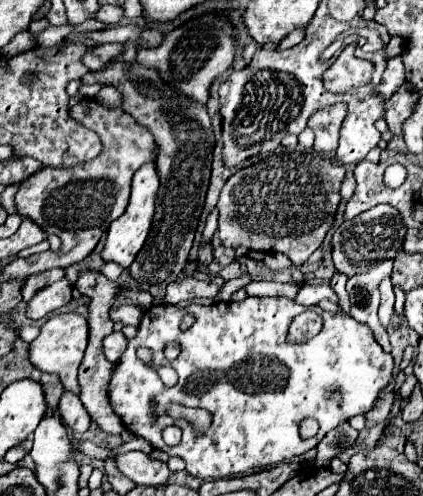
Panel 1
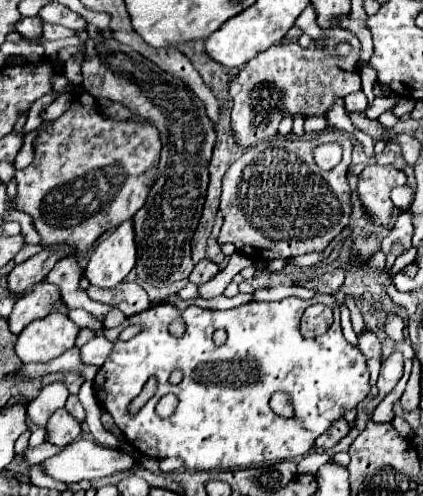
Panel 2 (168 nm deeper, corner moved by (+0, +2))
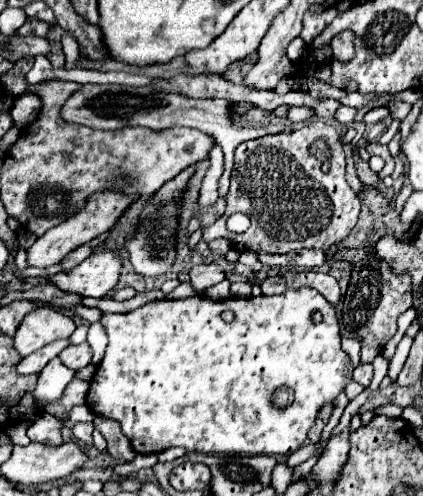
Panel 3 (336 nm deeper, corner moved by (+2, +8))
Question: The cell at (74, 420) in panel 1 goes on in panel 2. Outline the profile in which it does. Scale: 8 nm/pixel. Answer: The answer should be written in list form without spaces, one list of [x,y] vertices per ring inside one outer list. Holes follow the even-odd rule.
[[[60,408],[54,412],[54,416],[48,420],[46,428],[46,440],[58,446],[68,446],[76,440],[76,436],[82,432],[82,424],[66,410]]]

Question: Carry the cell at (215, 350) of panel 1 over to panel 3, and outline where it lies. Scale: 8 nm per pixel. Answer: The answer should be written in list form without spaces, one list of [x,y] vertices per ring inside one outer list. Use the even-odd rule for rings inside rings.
[[[298,288],[298,290],[286,290],[284,294],[278,296],[256,296],[256,298],[228,298],[228,300],[220,300],[214,302],[206,296],[190,296],[184,300],[154,300],[148,302],[144,306],[140,306],[134,312],[128,314],[104,314],[100,320],[108,332],[108,346],[106,346],[106,354],[90,382],[90,392],[86,398],[88,408],[94,414],[100,414],[104,418],[116,420],[122,426],[124,436],[130,440],[132,448],[140,454],[158,454],[166,448],[172,446],[182,446],[188,452],[204,452],[204,454],[240,454],[240,456],[254,456],[254,454],[292,454],[294,450],[298,450],[304,440],[308,438],[308,430],[314,424],[318,410],[326,404],[332,402],[340,390],[346,388],[346,384],[352,380],[352,362],[348,358],[348,354],[340,348],[340,334],[338,334],[338,318],[334,312],[334,306],[328,304],[328,300],[324,300],[316,290],[312,288]],[[224,310],[232,310],[236,314],[236,318],[226,324],[220,314]],[[314,312],[322,312],[322,322],[312,322],[312,314]],[[280,386],[288,386],[296,392],[296,400],[286,406],[286,408],[278,408],[272,402],[272,394],[274,390],[278,390]]]

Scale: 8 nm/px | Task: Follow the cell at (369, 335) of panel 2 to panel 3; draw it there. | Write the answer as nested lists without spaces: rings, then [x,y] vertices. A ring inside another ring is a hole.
[[[360,364],[356,370],[354,370],[354,376],[352,376],[358,384],[362,384],[364,388],[370,386],[370,380],[372,380],[372,364]]]

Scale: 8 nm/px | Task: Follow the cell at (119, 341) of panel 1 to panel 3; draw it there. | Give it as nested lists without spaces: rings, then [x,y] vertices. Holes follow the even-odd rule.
[[[84,342],[84,344],[78,344],[78,346],[68,346],[66,350],[60,352],[60,360],[64,366],[72,368],[74,372],[88,366],[90,360],[92,360],[92,350],[90,346]]]

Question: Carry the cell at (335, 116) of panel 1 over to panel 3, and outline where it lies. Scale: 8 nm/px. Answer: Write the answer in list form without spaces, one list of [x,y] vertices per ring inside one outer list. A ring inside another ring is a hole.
[[[294,106],[294,108],[288,110],[286,118],[288,118],[290,122],[304,122],[304,120],[308,120],[312,114],[314,114],[312,108],[296,108],[296,106]]]

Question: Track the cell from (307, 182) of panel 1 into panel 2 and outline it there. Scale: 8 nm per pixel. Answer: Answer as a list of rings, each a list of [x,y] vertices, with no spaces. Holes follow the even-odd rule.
[[[324,130],[312,138],[276,136],[246,150],[226,170],[222,180],[220,212],[224,224],[218,242],[232,242],[240,254],[254,260],[322,252],[350,218],[350,186],[346,180],[350,152],[350,136],[340,130]],[[326,142],[338,142],[344,152],[340,164],[332,170],[322,170],[312,156],[312,150]]]

